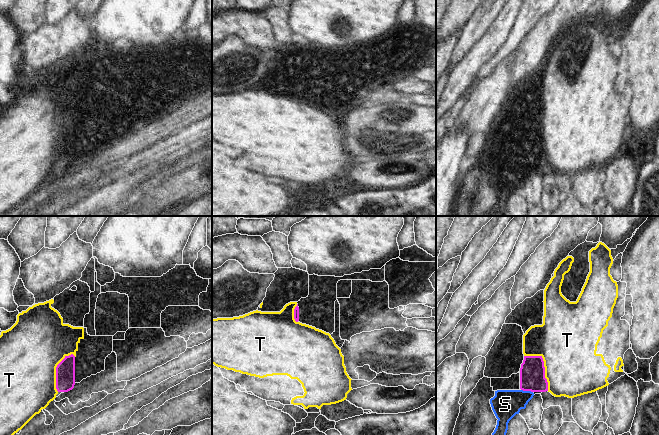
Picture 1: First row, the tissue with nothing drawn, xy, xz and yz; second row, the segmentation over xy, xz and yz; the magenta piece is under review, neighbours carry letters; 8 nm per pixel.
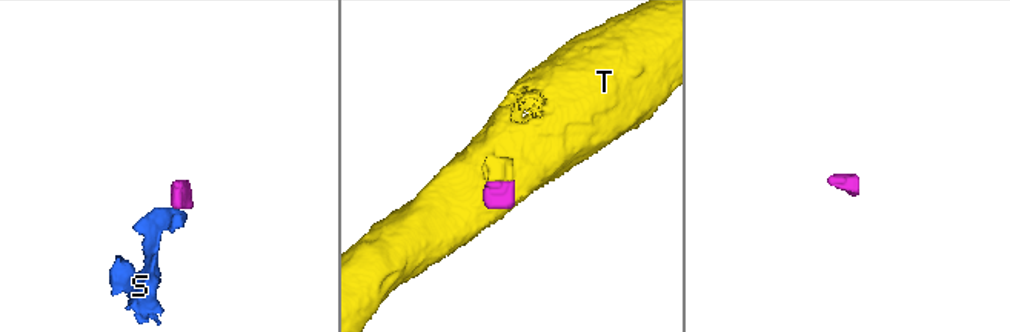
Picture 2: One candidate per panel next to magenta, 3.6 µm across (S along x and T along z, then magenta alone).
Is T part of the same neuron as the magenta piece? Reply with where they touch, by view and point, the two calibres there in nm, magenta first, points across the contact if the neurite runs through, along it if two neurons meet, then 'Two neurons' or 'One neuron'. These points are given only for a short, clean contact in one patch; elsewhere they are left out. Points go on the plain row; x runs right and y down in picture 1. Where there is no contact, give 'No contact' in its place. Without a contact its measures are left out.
Touches magenta at yz (543, 141). Thickness 200 nm (magenta) against 460 nm. Path across: yz (532, 148), (536, 148), (543, 141), (550, 140), (568, 123). One neuron.

